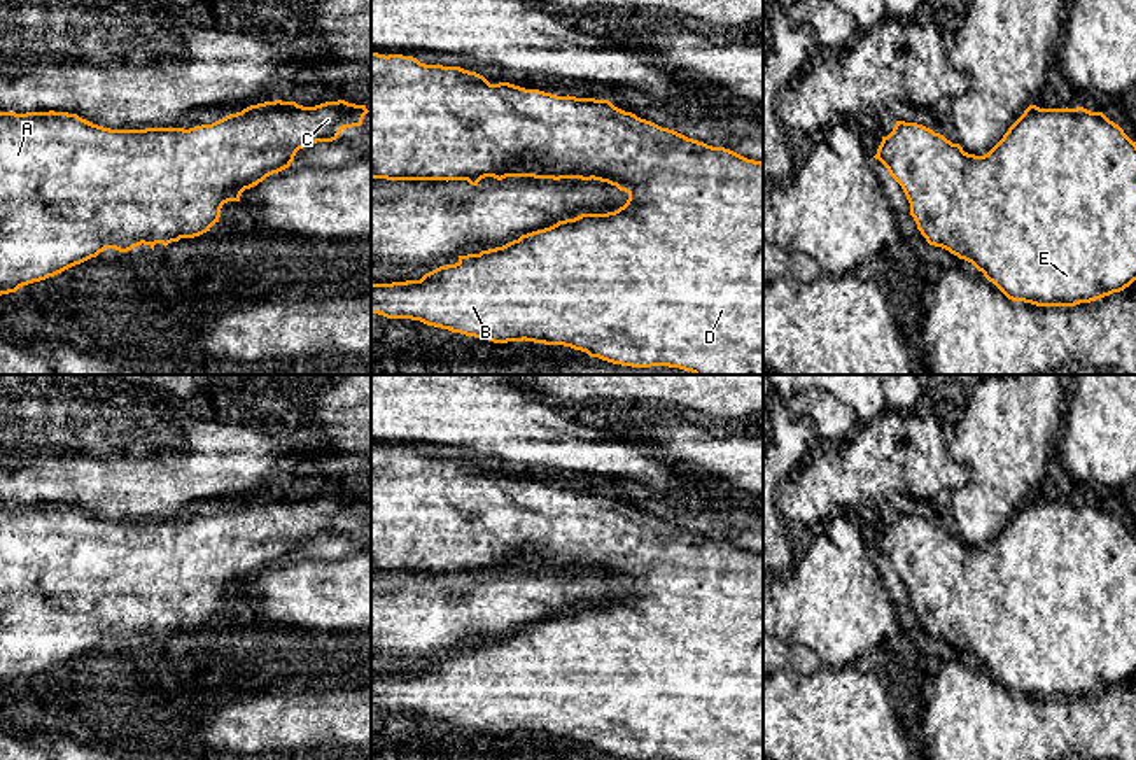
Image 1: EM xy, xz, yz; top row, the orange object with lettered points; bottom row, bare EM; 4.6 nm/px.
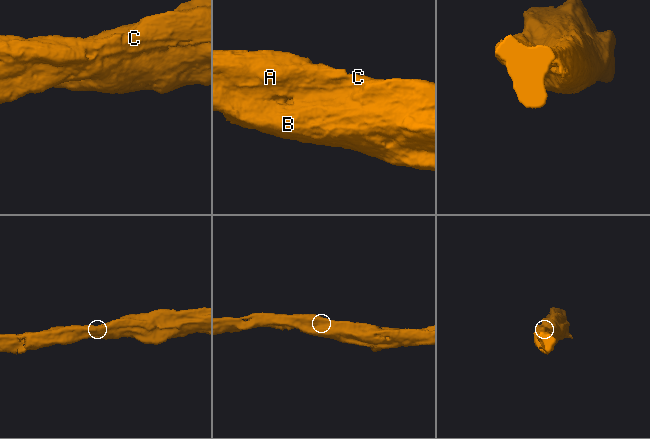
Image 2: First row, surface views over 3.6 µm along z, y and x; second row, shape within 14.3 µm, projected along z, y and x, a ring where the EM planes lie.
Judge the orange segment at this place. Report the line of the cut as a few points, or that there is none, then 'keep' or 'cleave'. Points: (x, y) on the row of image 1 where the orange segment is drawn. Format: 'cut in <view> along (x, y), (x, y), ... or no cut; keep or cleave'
no cut; keep

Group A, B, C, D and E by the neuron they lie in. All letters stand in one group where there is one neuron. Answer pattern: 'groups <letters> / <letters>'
groups A B C D E

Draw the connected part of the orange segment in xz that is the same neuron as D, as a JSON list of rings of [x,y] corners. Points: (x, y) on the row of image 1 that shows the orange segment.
[[[371,53],[371,179],[387,180],[467,180],[471,186],[485,177],[581,179],[616,186],[628,194],[623,207],[607,214],[581,214],[574,219],[522,235],[502,247],[480,254],[459,256],[455,264],[439,266],[420,280],[371,284],[371,312],[387,319],[411,319],[494,343],[534,341],[564,345],[590,357],[632,366],[669,366],[693,375],[763,375],[763,163],[747,159],[730,149],[712,147],[674,130],[641,119],[614,107],[609,100],[557,96],[525,89],[509,82],[490,84],[483,75],[460,67],[425,65],[413,56]]]

